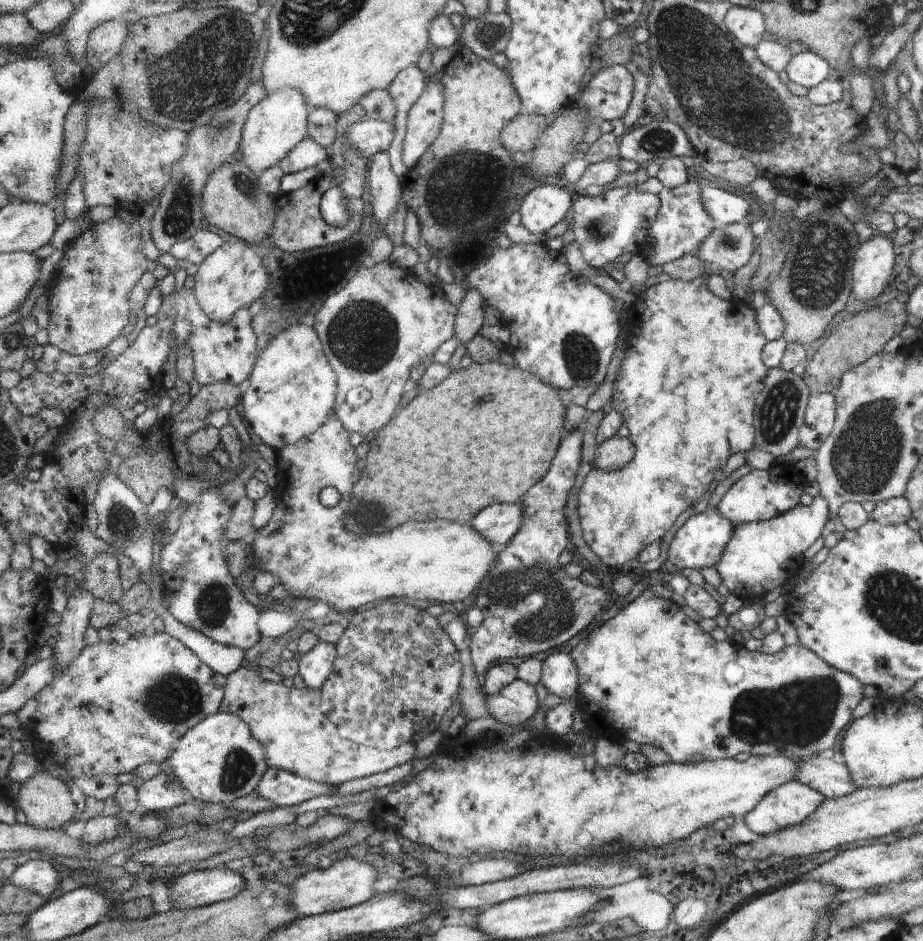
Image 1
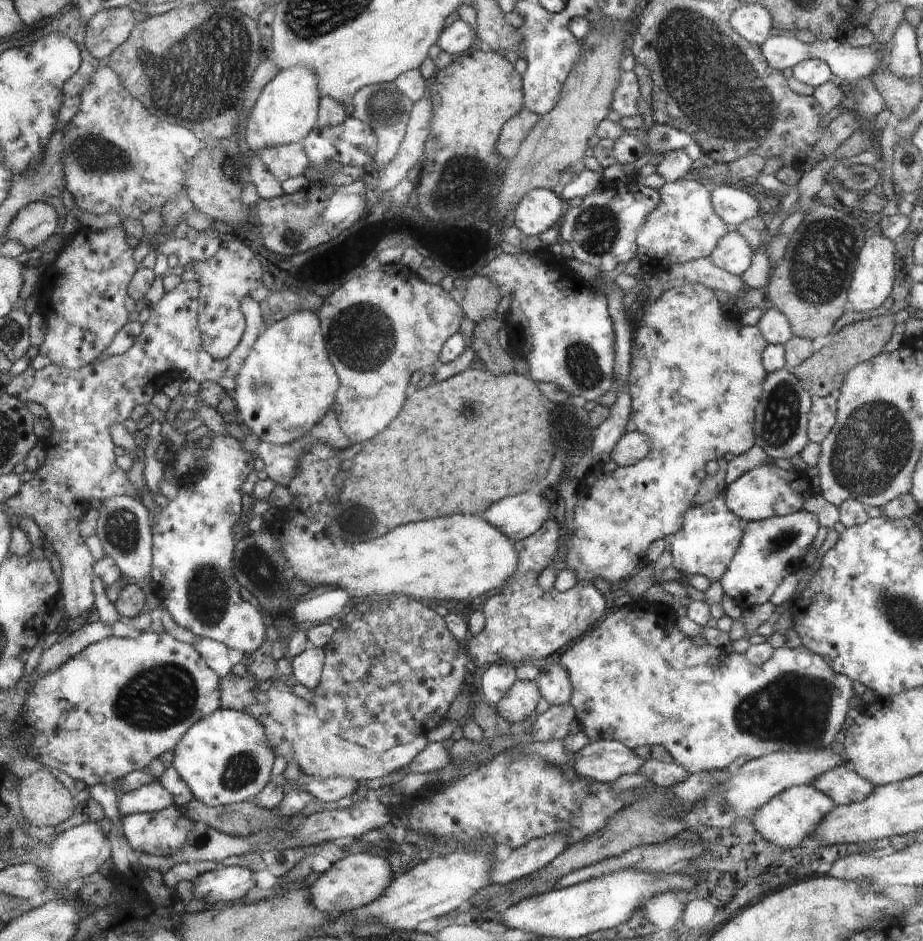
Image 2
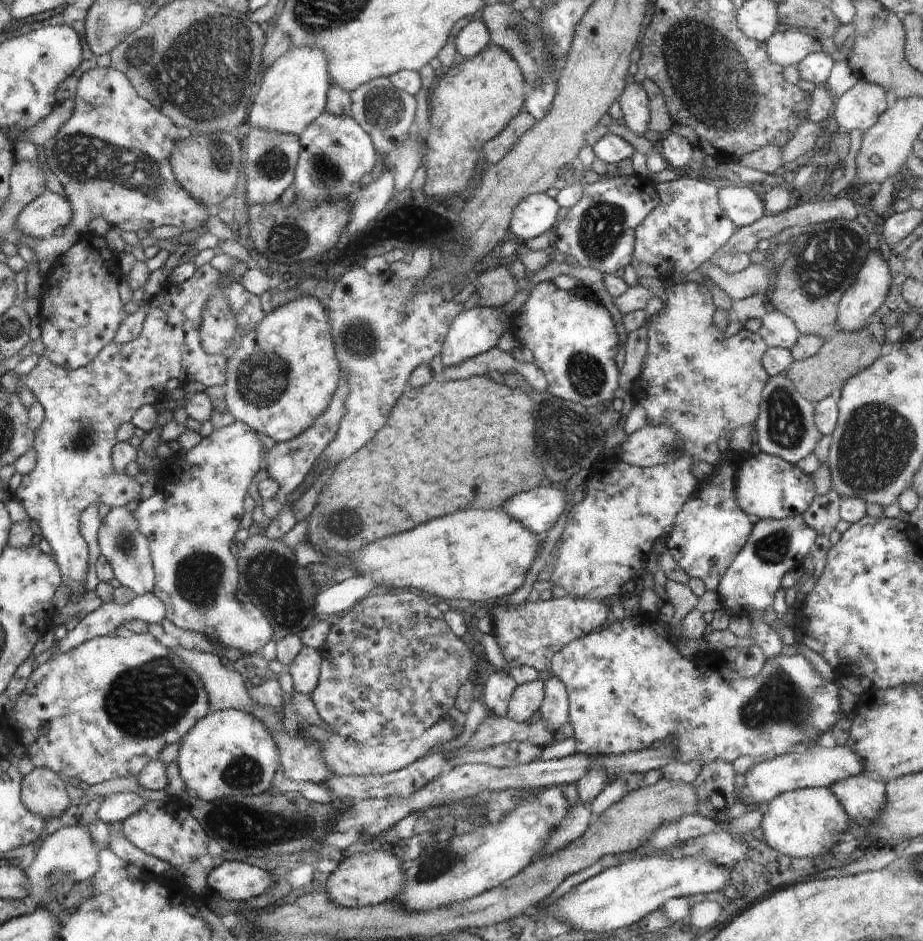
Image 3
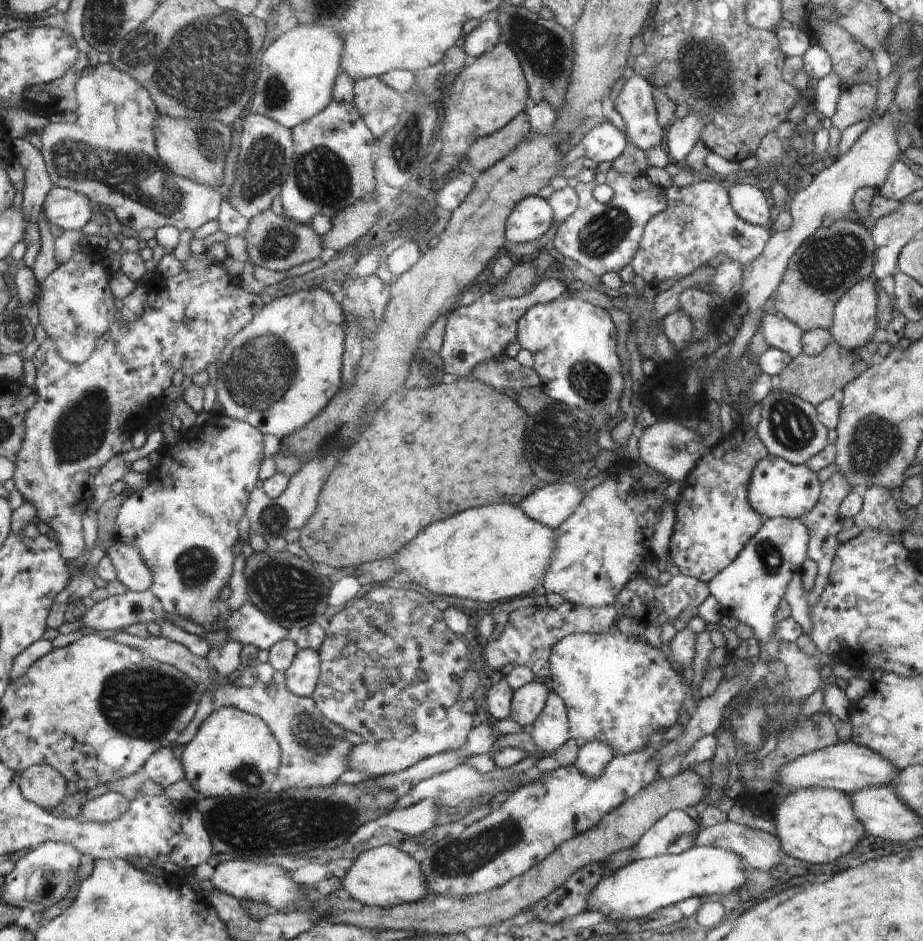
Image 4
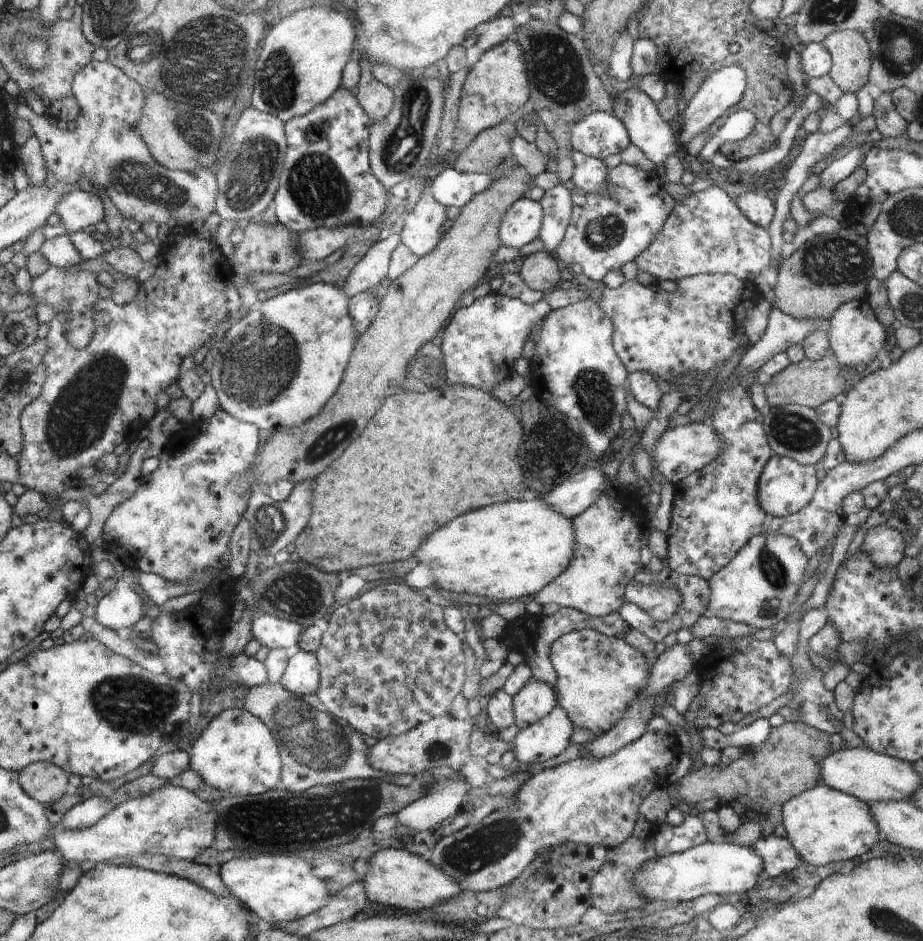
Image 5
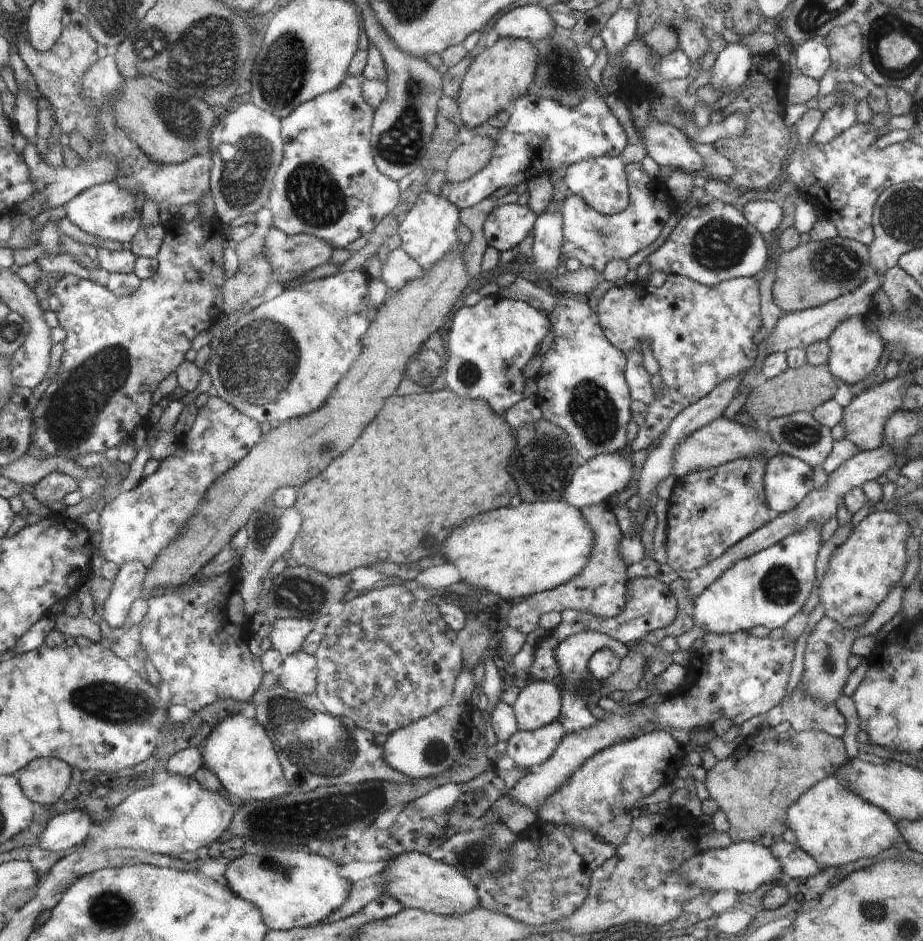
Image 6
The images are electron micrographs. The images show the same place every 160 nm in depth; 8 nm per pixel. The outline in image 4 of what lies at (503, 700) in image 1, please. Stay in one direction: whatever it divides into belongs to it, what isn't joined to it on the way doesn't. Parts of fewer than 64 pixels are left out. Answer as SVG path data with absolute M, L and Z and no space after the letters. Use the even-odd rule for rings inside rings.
M536 681L529 682L515 690L510 718L522 726L534 723L542 714L550 691L548 683Z

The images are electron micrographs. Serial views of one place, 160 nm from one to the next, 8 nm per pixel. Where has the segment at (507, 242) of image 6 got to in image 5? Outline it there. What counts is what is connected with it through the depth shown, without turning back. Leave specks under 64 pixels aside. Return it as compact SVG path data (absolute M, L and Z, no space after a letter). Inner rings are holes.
M525 196L518 200L503 216L499 226L499 237L504 246L522 248L524 244L538 238L543 224L543 205Z

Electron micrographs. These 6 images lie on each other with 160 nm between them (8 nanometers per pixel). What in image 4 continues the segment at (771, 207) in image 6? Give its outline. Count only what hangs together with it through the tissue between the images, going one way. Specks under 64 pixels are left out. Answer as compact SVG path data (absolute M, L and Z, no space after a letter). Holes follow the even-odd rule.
M735 184L728 189L731 207L748 224L772 230L775 210L770 208L762 189L750 184Z

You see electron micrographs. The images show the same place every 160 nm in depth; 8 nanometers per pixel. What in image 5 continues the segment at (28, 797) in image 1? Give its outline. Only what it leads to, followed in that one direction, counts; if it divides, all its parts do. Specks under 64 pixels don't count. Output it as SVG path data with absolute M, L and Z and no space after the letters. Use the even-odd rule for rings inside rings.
M49 762L30 763L19 771L19 783L28 796L41 803L52 802L62 798L66 792L68 784L66 773L63 768Z

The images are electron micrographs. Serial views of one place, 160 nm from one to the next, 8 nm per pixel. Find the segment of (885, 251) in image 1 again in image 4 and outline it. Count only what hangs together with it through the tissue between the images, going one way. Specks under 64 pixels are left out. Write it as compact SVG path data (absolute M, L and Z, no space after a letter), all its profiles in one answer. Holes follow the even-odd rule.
M872 277L854 284L833 308L833 323L828 330L832 340L850 351L862 347L879 328L876 281Z

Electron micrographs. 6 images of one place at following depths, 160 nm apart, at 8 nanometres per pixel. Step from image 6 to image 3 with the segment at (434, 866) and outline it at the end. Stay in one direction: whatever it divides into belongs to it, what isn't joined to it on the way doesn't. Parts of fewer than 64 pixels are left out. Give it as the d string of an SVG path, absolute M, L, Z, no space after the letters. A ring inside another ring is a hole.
M374 844L369 851L363 854L356 853L338 865L337 870L330 873L325 882L325 892L336 905L354 908L394 901L406 886L406 872L402 872L400 860Z

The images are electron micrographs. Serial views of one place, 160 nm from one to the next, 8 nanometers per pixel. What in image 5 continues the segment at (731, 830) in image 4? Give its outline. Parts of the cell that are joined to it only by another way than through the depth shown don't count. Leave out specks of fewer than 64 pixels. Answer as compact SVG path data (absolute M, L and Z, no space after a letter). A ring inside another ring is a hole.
M776 834L761 836L750 848L762 859L763 869L769 880L794 870L800 860L790 841Z

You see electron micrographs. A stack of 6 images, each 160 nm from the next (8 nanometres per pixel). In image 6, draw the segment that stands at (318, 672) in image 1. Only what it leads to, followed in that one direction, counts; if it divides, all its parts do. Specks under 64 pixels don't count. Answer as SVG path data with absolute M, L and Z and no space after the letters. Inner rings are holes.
M303 650L283 657L277 682L287 691L314 694L318 688L318 661Z

